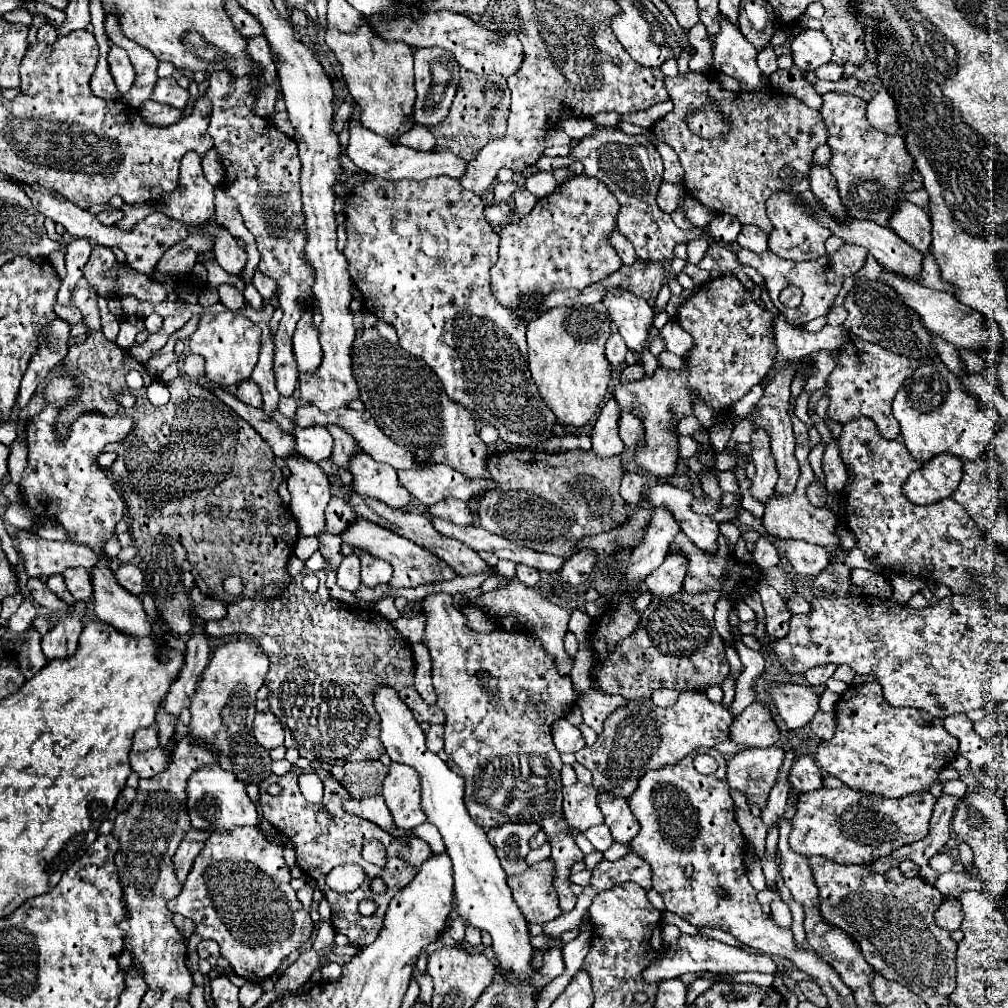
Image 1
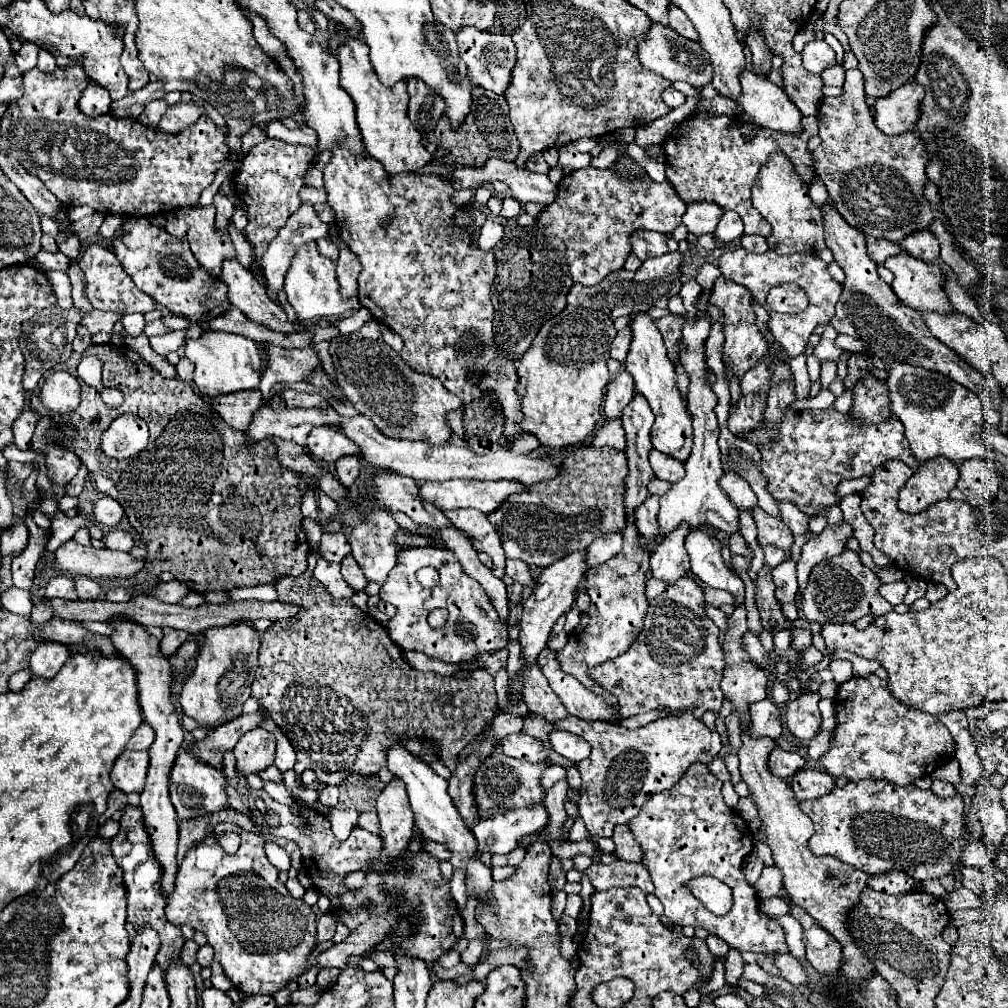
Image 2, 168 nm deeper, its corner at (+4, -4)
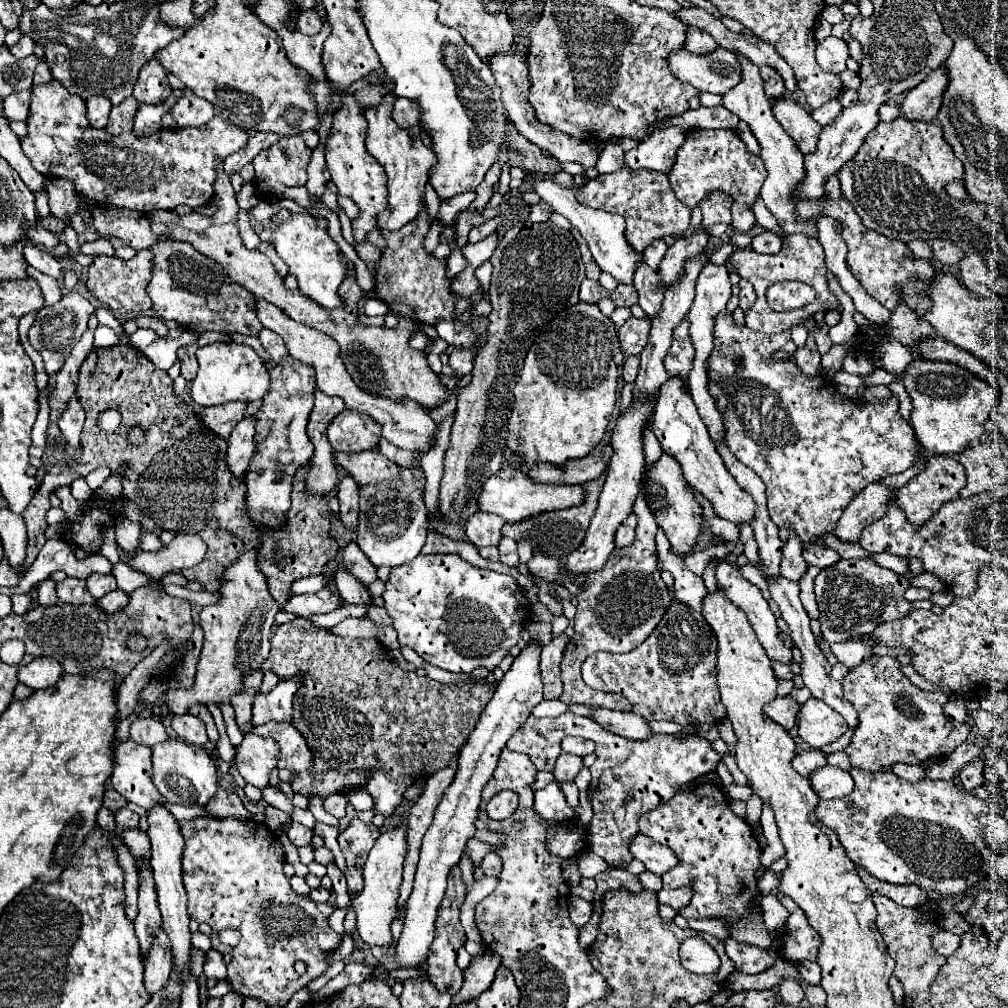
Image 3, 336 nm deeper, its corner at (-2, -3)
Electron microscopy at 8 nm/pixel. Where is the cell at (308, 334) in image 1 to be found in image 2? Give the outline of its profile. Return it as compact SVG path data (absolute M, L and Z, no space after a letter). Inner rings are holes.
M315 242L301 244L299 250L295 252L295 256L291 260L291 266L287 270L287 276L285 276L285 292L287 292L289 304L297 310L301 320L327 318L327 316L333 315L340 317L361 308L361 304L355 296L353 298L343 298L341 296L337 274L335 274L335 264L329 258L323 258L317 252Z

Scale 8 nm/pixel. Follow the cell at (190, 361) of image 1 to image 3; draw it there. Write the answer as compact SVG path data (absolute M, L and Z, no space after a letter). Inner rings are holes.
M181 355L181 375L191 383L197 373L197 359L195 355Z

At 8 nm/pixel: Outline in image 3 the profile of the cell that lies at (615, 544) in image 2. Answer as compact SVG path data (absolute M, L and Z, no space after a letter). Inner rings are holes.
M629 515L617 529L615 533L615 547L629 547L629 543L633 543L635 539L635 525L637 525L637 517Z

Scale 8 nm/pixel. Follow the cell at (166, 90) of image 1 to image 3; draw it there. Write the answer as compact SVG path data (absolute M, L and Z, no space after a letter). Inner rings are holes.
M167 99L161 105L139 105L139 111L135 115L135 125L133 125L133 133L137 133L139 137L149 137L155 131L161 129L161 121L165 117L165 113L171 109L173 101Z

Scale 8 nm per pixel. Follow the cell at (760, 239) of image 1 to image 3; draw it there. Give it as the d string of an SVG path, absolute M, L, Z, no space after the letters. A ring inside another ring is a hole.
M763 231L763 233L753 237L751 247L757 253L777 253L781 249L781 237L777 233L773 233L773 231Z

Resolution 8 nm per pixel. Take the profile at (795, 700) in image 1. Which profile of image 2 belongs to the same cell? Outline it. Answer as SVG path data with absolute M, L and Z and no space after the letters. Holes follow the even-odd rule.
M819 692L803 694L787 704L787 728L799 740L811 740L821 728L821 712L817 702L821 700Z

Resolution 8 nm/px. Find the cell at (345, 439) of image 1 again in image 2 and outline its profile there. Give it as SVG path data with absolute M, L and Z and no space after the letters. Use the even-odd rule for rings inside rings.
M347 456L347 458L341 458L339 462L335 462L335 468L337 468L337 480L345 488L351 488L359 476L361 462L357 456Z

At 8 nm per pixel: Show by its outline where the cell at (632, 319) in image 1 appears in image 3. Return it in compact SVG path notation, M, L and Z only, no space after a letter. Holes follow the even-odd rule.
M669 377L665 381L665 385L659 387L651 429L653 429L655 437L659 439L663 453L667 453L679 461L685 479L713 503L715 513L719 517L729 519L733 523L749 523L751 521L751 517L755 513L755 503L733 481L733 477L725 469L715 445L709 439L705 423L701 421L697 407L693 405L693 399L685 391L685 381L681 381L681 377Z

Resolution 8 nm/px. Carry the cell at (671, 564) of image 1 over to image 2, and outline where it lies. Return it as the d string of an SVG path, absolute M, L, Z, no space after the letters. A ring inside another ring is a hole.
M683 522L663 538L657 552L651 554L653 578L671 584L677 582L677 578L685 576L685 572L689 570L689 556L685 550L685 538L689 532L691 526Z

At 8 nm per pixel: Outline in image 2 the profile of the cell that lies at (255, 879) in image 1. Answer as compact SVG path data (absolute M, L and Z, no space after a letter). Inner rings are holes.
M217 824L203 842L195 844L185 854L175 880L175 894L169 898L165 914L171 924L187 924L207 936L215 950L215 960L221 962L225 976L239 992L273 996L307 970L307 958L317 946L317 916L311 906L289 894L285 884L277 878L277 868L267 860L263 846L265 838L261 834L245 832L237 824ZM227 830L241 836L241 846L235 854L227 854L219 846L219 836Z

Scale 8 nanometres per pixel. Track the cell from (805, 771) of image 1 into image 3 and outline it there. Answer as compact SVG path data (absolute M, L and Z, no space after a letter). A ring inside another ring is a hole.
M823 765L821 769L815 769L809 775L813 791L819 795L819 799L841 799L849 797L853 791L853 779L847 771L841 771L831 765Z

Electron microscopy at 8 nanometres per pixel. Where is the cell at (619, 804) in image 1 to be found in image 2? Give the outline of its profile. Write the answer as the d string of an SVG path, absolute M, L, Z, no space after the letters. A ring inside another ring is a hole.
M615 826L613 842L617 846L617 856L625 862L641 862L643 860L643 848L635 840L633 832L627 826Z

